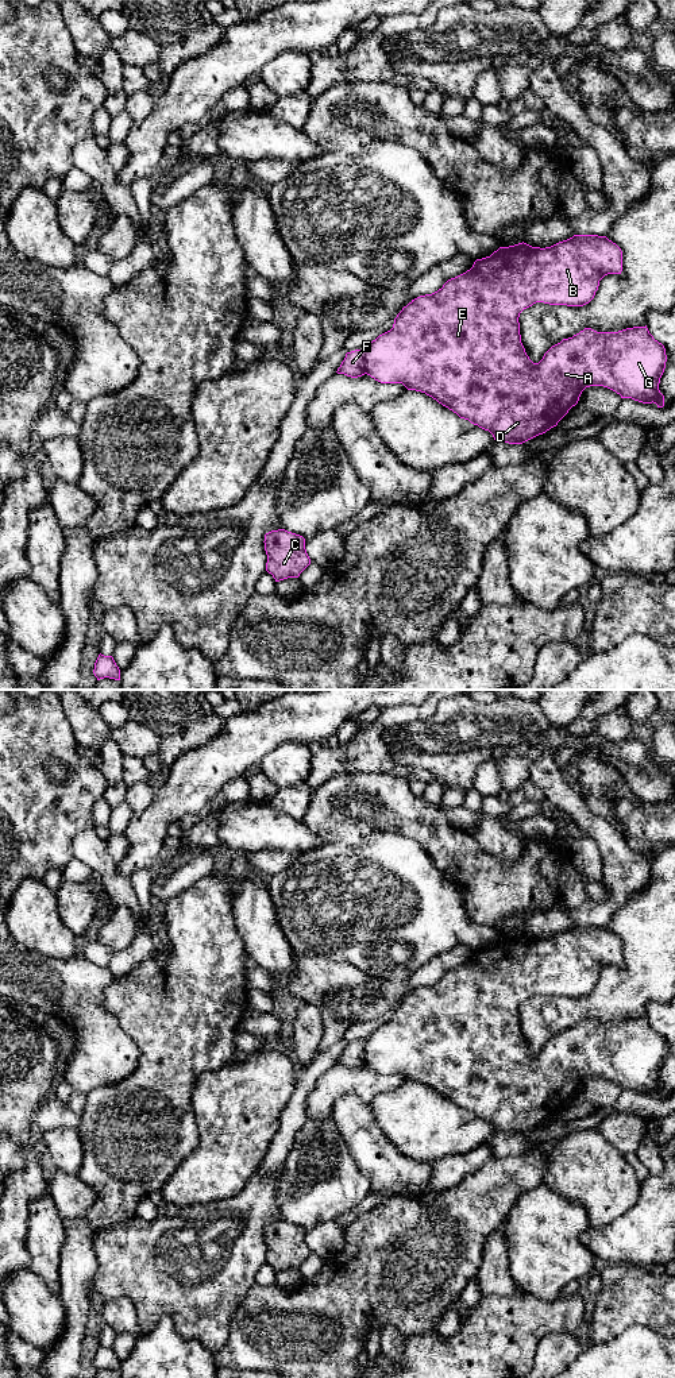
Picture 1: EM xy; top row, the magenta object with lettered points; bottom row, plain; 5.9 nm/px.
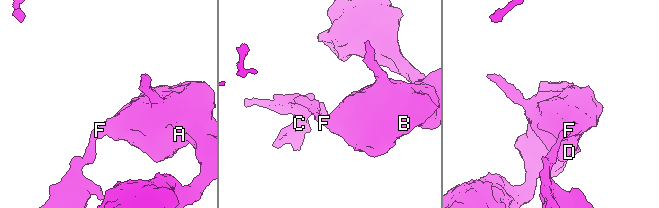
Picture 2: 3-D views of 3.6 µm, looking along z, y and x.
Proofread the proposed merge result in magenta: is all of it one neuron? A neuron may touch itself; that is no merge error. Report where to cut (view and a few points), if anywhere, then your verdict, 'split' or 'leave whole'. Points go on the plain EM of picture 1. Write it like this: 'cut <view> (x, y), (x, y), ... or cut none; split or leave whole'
cut xy (363, 1041), (363, 1060), (366, 1064); split

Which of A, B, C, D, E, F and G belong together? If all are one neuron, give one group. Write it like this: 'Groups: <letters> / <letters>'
Groups: A B D E G / C F

